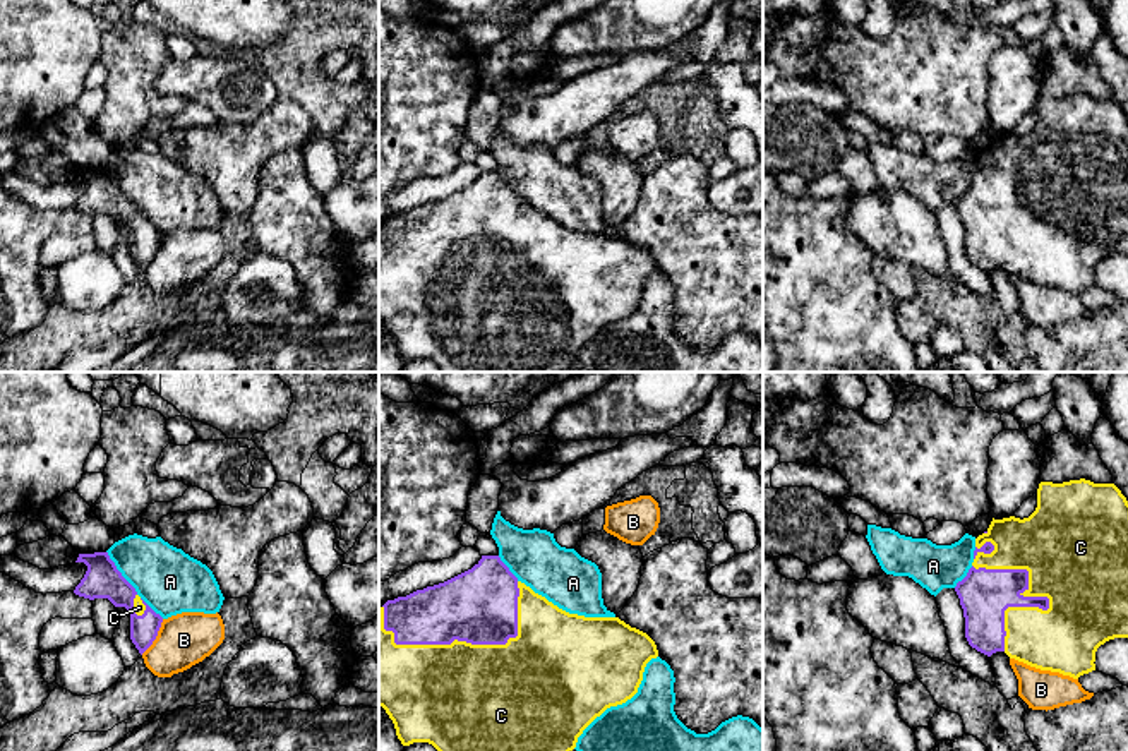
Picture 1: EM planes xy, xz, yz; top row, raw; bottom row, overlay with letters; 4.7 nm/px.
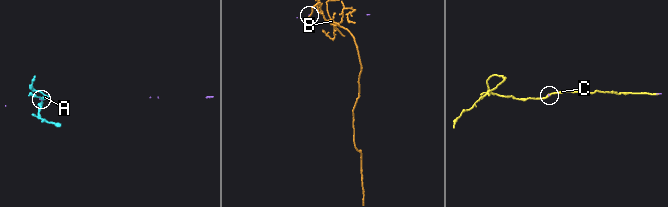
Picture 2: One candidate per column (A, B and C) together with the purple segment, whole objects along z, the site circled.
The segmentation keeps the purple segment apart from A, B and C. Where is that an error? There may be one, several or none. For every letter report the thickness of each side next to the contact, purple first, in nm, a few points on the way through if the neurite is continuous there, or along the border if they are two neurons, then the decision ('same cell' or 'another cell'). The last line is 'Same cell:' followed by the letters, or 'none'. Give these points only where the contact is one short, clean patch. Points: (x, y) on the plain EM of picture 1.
A: 170 nm thick on the purple side, 300 nm on the other; another cell
B: 130 nm thick on the purple side, 260 nm on the other; border along xy (163, 235), (156, 254), (141, 270); another cell
C: 340 nm thick on the purple side, 480 nm on the other; same cell
Same cell: C

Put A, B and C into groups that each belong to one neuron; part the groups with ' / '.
A / B / C

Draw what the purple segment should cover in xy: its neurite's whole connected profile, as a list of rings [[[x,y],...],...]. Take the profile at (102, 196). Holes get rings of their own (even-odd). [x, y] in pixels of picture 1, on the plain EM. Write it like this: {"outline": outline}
{"outline": [[[108,168],[79,170],[87,187],[74,209],[89,216],[108,214],[130,228],[130,255],[142,271],[156,255],[163,233],[156,230],[122,192]]]}

